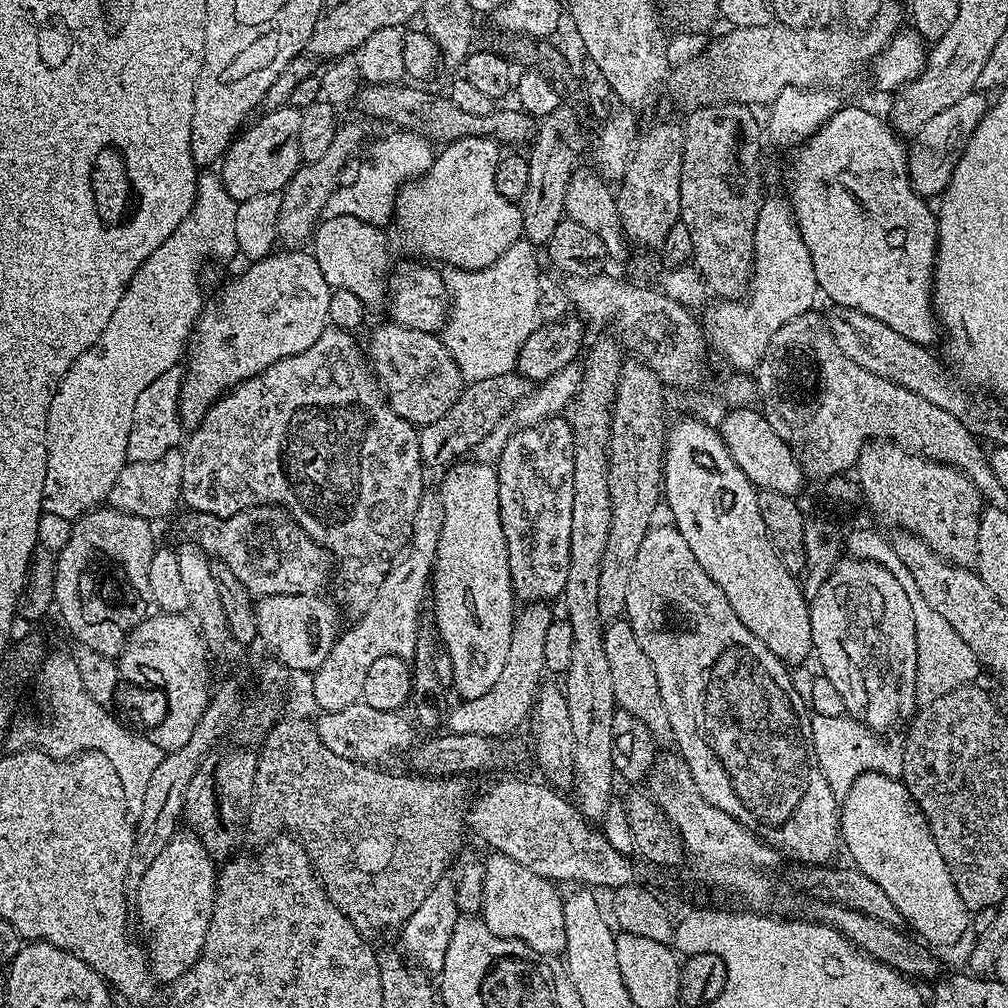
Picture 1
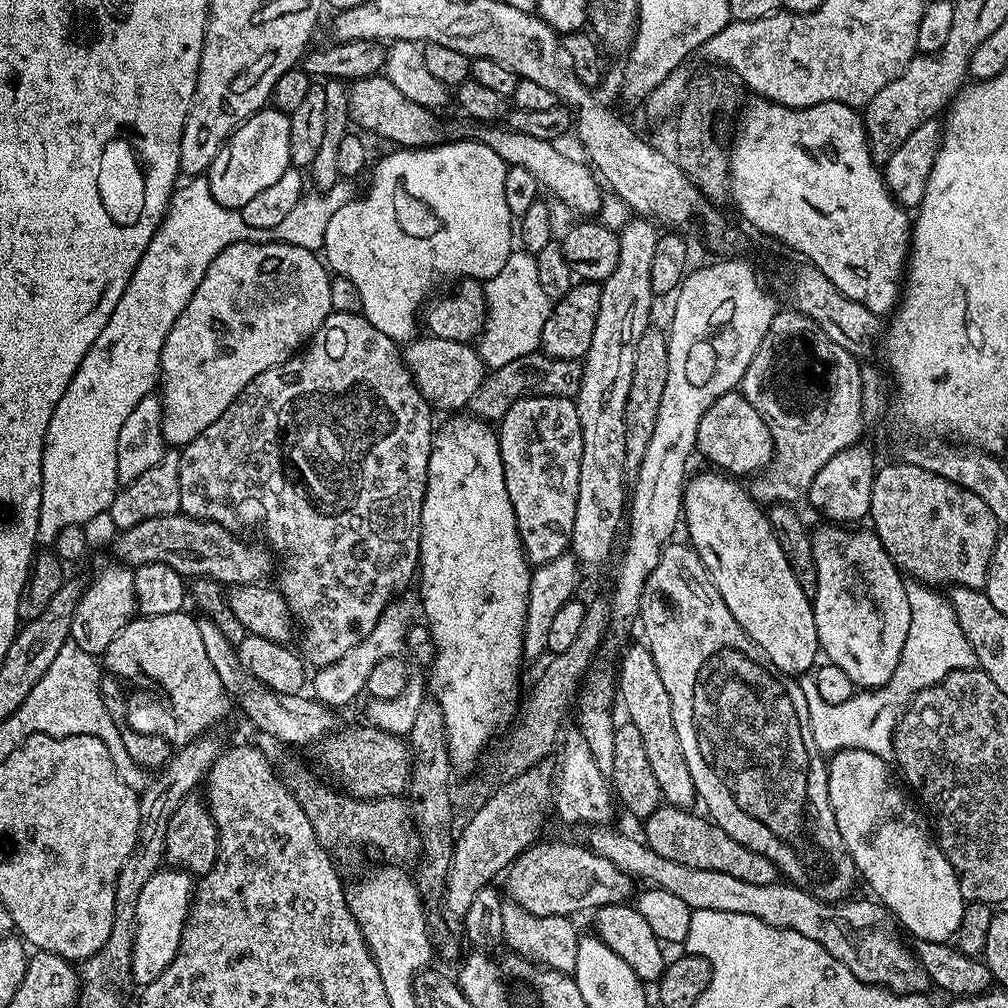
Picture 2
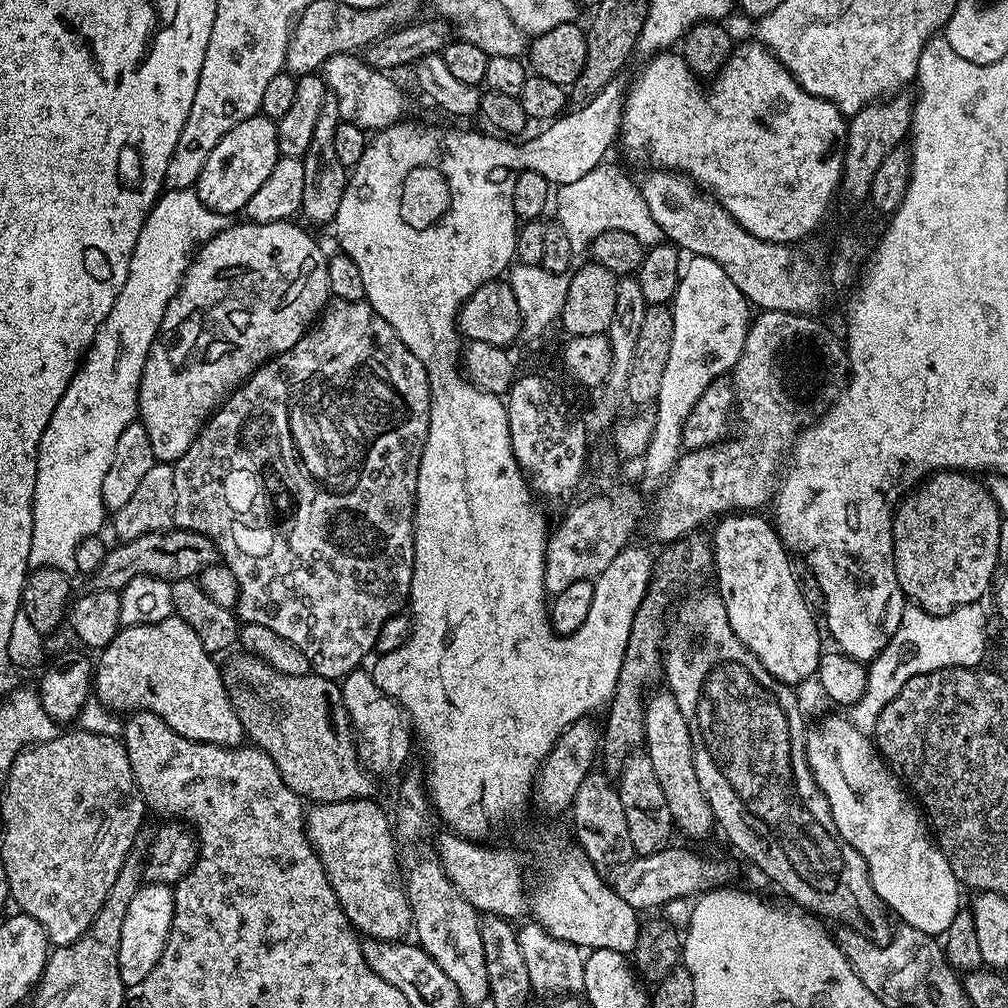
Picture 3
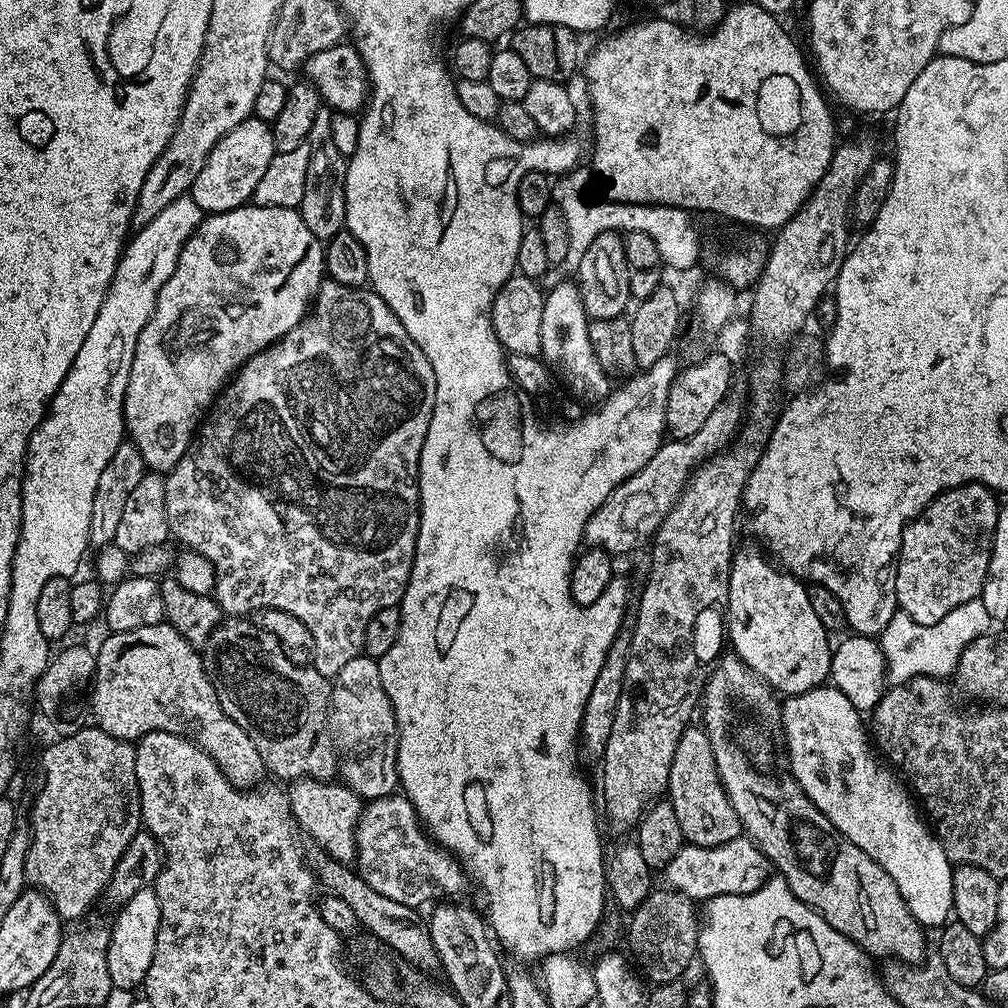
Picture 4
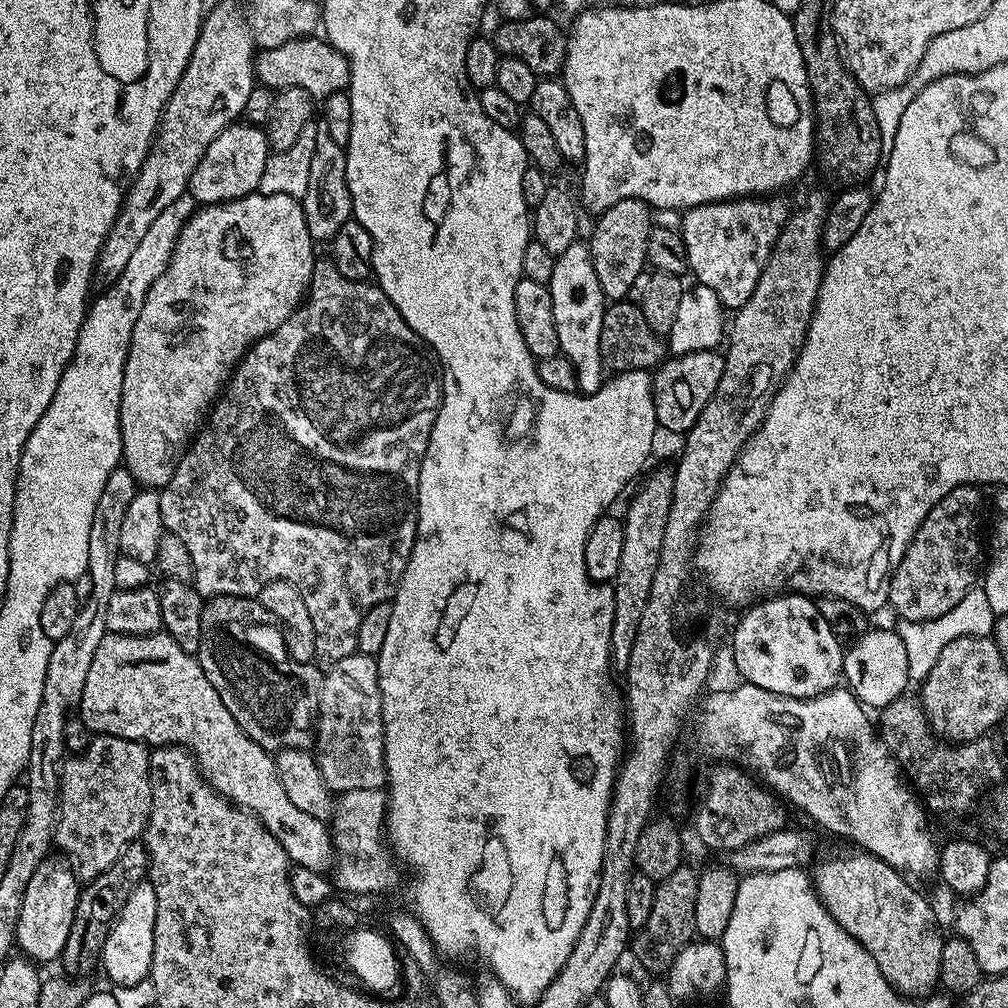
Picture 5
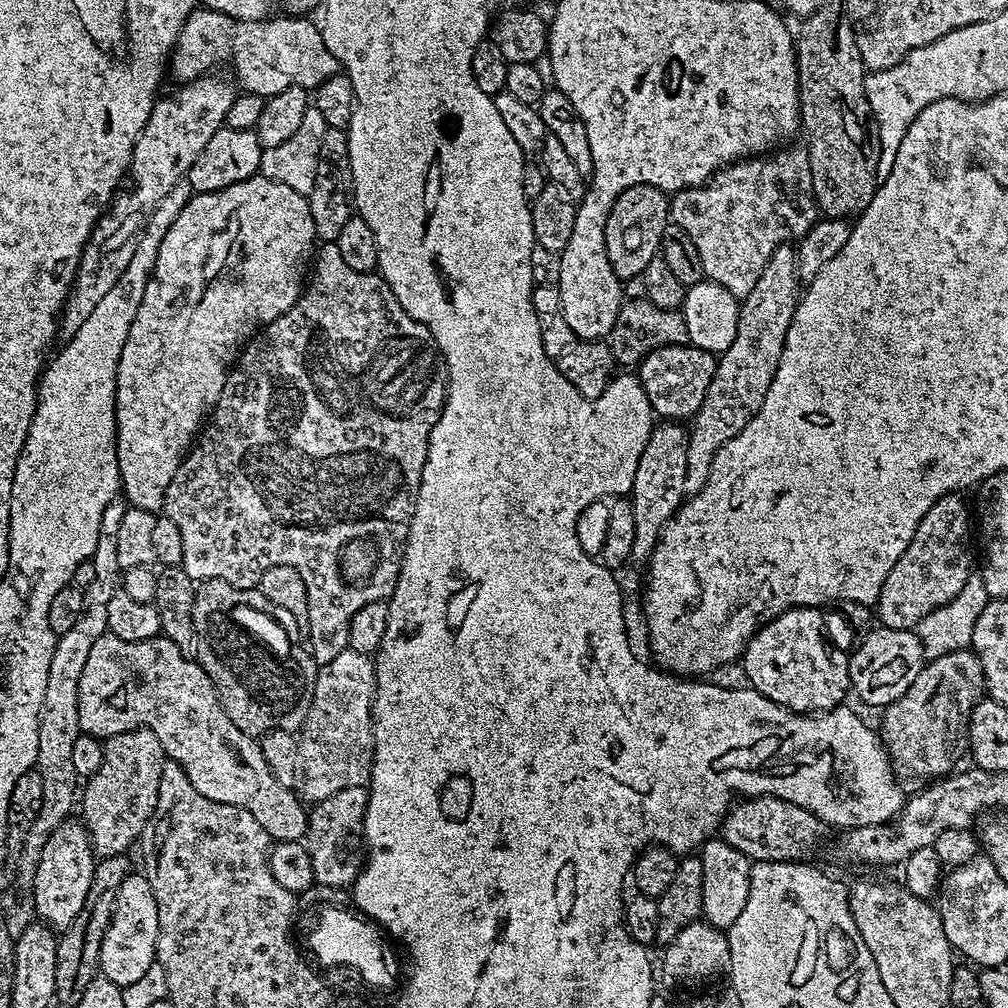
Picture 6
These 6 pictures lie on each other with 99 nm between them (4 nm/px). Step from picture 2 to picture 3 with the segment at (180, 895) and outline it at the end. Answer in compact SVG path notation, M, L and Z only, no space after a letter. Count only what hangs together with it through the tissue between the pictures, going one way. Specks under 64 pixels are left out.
M141 883L138 894L134 894L130 907L126 909L126 918L122 918L122 939L118 942L118 974L122 974L125 989L139 989L146 974L154 970L158 958L162 958L173 918L173 889L166 884Z

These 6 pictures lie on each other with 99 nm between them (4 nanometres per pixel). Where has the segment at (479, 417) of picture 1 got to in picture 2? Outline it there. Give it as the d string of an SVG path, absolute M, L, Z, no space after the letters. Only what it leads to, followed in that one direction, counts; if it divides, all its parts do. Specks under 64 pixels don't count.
M537 350L522 358L514 358L514 362L506 362L506 366L493 368L485 375L482 386L474 394L470 405L471 415L489 422L499 422L510 406L523 396L536 393L538 395L558 395L575 398L580 392L580 383L584 377L584 366L579 360L559 360L553 356L545 356Z

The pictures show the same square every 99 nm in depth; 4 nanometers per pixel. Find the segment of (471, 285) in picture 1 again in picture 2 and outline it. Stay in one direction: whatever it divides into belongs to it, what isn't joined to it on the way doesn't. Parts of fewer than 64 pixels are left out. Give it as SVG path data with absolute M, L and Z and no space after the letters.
M514 250L510 258L506 258L506 266L498 270L484 284L484 331L478 337L478 351L489 369L506 366L506 362L514 362L514 358L522 358L526 354L540 348L542 326L546 326L546 318L550 318L553 301L542 290L538 282L538 266L533 253Z

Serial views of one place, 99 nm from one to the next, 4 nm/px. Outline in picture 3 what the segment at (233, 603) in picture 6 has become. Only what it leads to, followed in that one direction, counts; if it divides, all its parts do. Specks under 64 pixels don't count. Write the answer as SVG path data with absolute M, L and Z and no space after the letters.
M241 655L227 657L228 665L225 663L222 668L224 685L247 739L271 758L278 774L282 774L282 782L286 782L296 796L317 804L375 797L378 780L360 763L356 733L352 721L348 719L340 684L315 674L291 676L280 673L257 655Z

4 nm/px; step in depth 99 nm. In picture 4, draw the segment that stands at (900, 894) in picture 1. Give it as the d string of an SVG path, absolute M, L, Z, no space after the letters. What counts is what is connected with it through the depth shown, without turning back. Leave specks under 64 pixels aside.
M835 686L811 688L797 696L788 696L780 710L786 767L798 786L802 786L806 798L830 818L836 831L870 854L894 878L898 892L906 906L910 906L910 914L925 929L939 929L953 915L954 865L936 839L935 831L922 819L897 773L888 766L880 768L865 721L863 724L860 720L862 714Z

